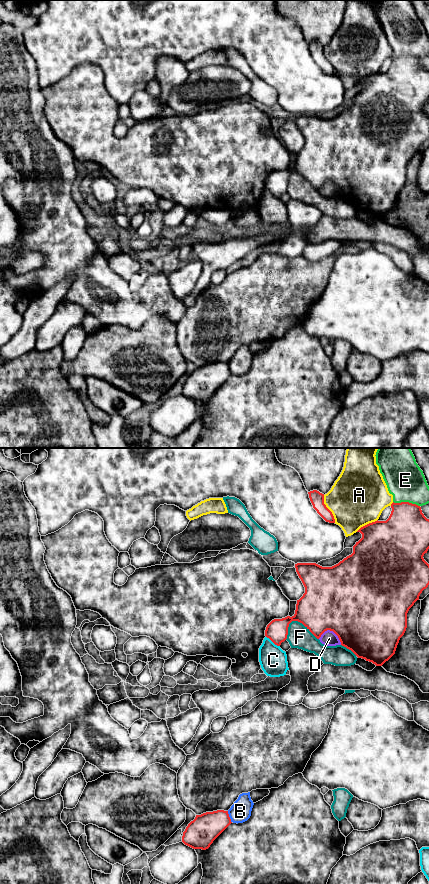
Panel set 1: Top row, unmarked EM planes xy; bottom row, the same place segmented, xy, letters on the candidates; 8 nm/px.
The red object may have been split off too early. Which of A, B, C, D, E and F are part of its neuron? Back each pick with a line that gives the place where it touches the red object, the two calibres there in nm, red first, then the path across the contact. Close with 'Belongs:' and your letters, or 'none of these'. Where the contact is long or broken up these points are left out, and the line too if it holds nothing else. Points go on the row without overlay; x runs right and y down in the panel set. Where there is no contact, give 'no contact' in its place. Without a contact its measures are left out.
Belongs: none of these

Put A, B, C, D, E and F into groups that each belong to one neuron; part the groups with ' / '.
A / B / C / D / E / F

